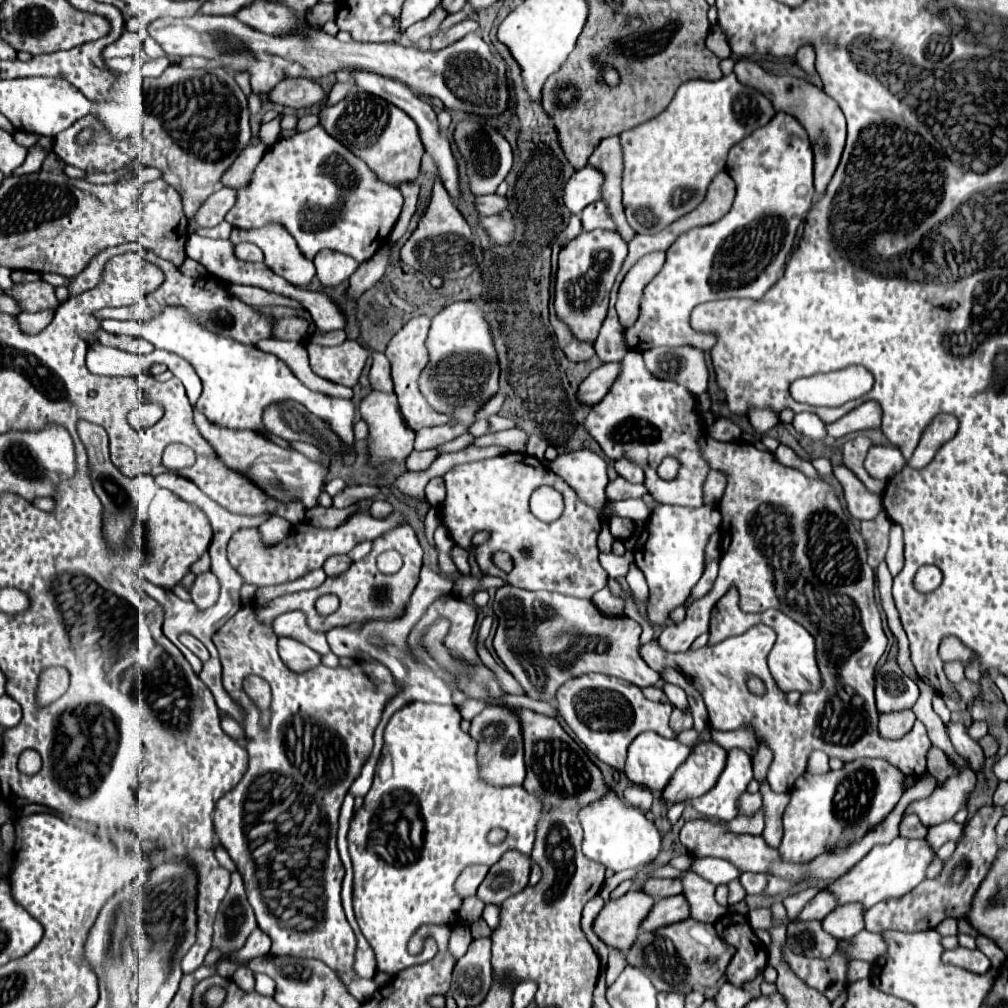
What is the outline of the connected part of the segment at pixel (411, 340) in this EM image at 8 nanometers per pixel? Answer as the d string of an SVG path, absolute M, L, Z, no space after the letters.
M416 317L412 321L406 323L406 327L402 327L388 343L386 347L386 357L392 365L392 381L394 381L394 389L396 389L396 397L398 397L398 405L400 405L400 413L406 421L406 425L410 425L412 431L420 431L422 427L432 427L432 425L442 425L446 421L450 421L448 417L442 417L442 413L434 413L434 409L430 409L430 405L426 405L426 401L422 401L422 393L418 393L418 373L426 367L426 335L428 335L428 327L430 327L430 317Z

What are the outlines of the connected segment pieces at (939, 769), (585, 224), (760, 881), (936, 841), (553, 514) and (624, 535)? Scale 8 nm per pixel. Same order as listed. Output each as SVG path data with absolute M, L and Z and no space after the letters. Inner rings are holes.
M932 747L928 753L928 771L938 779L938 783L942 783L946 777L956 773L954 767L948 765L948 759L942 753L942 749L938 749L938 747Z
M594 201L594 205L588 205L580 213L582 219L582 229L610 229L614 231L614 221L610 221L610 215L606 213L606 205L602 201Z
M742 873L740 875L740 885L744 887L746 893L762 895L764 889L766 889L766 875L764 873Z
M946 821L930 827L926 841L934 851L938 851L946 841L958 841L958 833L962 833L962 825L958 825L956 821Z
M542 485L532 493L530 509L538 519L554 521L558 515L562 515L562 509L564 509L562 495L556 489Z
M612 517L608 521L608 527L610 527L610 533L614 535L614 539L620 539L620 541L626 541L634 533L634 523L630 519L622 519L622 517Z

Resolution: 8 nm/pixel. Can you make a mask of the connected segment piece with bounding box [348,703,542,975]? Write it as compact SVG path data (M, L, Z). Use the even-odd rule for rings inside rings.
M408 703L406 707L402 707L400 711L396 711L390 717L390 721L386 725L386 731L384 731L382 759L378 763L372 789L364 797L364 805L356 811L356 817L352 819L352 827L348 831L348 849L350 849L350 857L352 857L352 865L354 865L354 913L356 913L356 921L360 925L360 931L364 933L366 941L370 943L370 947L376 953L378 971L388 973L388 975L396 975L398 971L402 971L406 967L412 967L412 965L430 961L432 955L410 955L408 953L406 943L408 943L410 935L420 925L424 925L424 923L436 923L438 925L438 923L456 923L458 921L458 909L460 909L462 899L454 891L454 881L456 881L456 877L460 875L460 871L466 865L472 865L472 863L494 865L494 861L498 861L498 857L502 857L502 853L506 849L520 849L522 853L530 855L530 849L532 849L535 839L536 823L538 823L540 813L542 813L540 801L534 795L526 793L524 787L514 785L514 787L496 789L492 785L482 785L482 781L478 781L476 745L474 745L474 739L460 729L460 713L458 713L456 707L452 707L452 705L432 705L432 703ZM492 828L503 829L507 833L508 837L506 837L503 843L498 843L498 845L488 843L486 837L488 837L488 832Z

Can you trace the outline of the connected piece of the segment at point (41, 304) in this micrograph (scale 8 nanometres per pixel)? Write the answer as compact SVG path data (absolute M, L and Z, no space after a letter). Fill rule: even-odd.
M32 281L32 283L16 283L12 289L4 291L4 295L12 297L22 311L36 313L46 309L56 309L60 303L54 295L54 287L46 281Z

